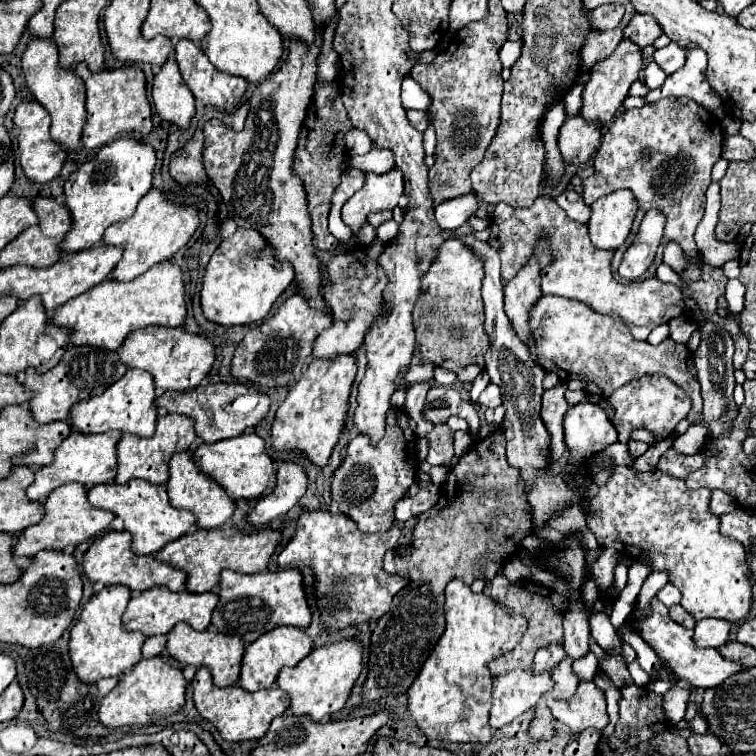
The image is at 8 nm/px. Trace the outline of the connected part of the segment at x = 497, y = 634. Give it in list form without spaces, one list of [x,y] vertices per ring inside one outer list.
[[[449,581],[445,589],[445,619],[447,627],[441,639],[437,641],[433,653],[425,661],[421,673],[413,681],[409,689],[409,711],[417,721],[419,729],[427,735],[427,739],[439,741],[457,741],[457,743],[489,743],[491,727],[489,727],[489,709],[491,709],[491,683],[493,677],[487,669],[489,661],[511,651],[527,629],[527,619],[523,615],[513,613],[505,605],[499,605],[491,597],[483,593],[473,593],[469,585],[463,581]]]

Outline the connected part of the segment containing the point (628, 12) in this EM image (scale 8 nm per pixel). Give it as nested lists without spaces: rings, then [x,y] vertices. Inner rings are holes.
[[[627,1],[625,3],[625,17],[621,19],[621,23],[613,29],[613,31],[603,31],[603,33],[587,33],[587,41],[581,49],[581,69],[589,71],[599,59],[607,57],[607,53],[611,53],[621,37],[623,37],[623,29],[627,27],[627,23],[633,19],[635,9],[633,5]]]

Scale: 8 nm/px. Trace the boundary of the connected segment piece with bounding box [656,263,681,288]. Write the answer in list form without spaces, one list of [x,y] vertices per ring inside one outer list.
[[[661,263],[656,271],[657,277],[659,280],[666,283],[673,283],[677,287],[681,287],[681,280],[679,275],[671,269],[667,264]]]

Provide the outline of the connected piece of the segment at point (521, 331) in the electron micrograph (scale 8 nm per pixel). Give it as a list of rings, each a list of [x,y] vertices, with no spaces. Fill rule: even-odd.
[[[539,237],[539,245],[527,265],[523,265],[517,277],[505,285],[505,313],[521,341],[533,341],[529,331],[529,309],[541,297],[541,271],[551,261],[551,247],[547,245],[545,237]]]

